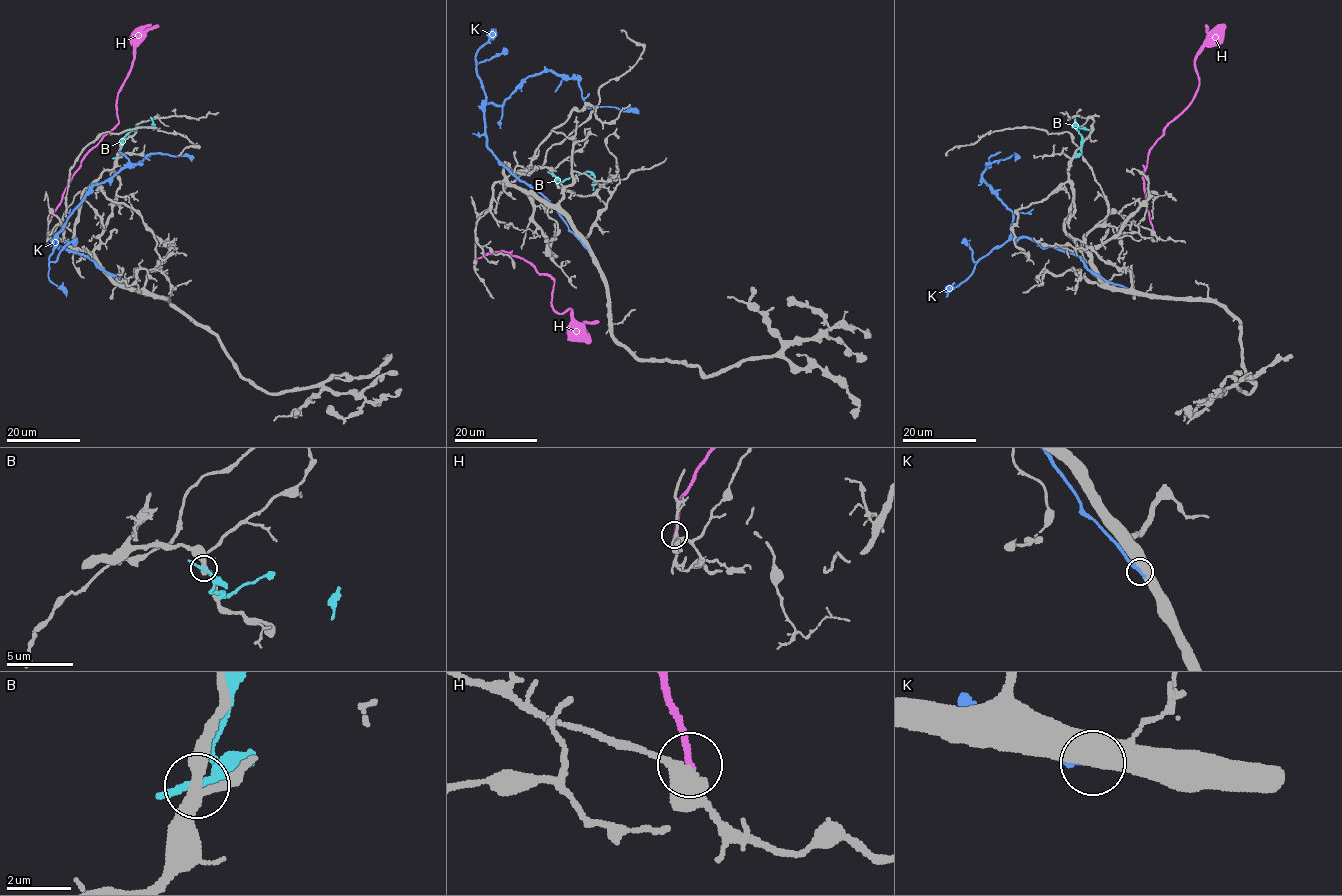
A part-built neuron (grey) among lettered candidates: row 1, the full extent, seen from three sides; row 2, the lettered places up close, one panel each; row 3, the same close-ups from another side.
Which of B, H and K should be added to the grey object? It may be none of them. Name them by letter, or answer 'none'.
none

